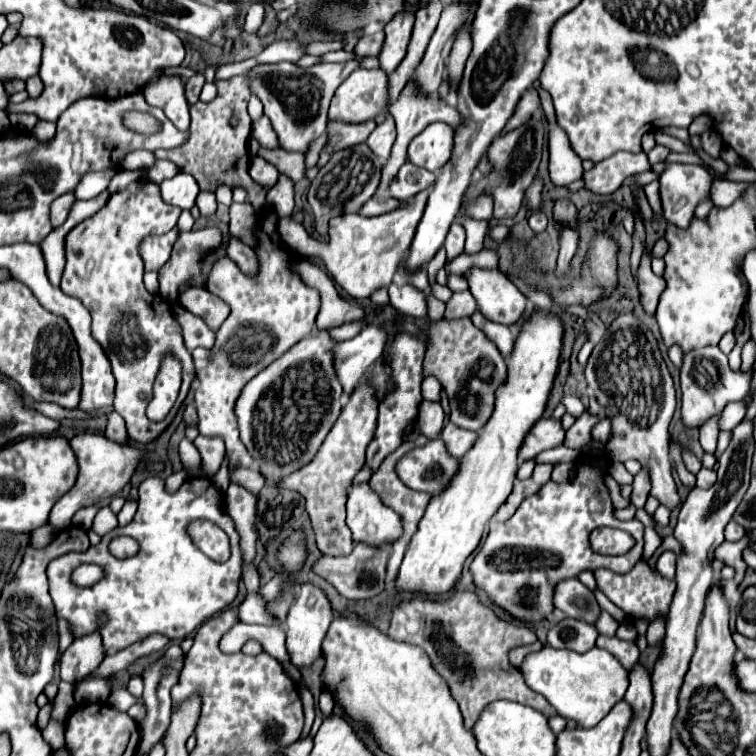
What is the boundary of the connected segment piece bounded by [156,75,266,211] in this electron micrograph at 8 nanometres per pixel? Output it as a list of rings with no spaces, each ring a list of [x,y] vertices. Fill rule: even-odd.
[[[236,75],[230,79],[218,79],[214,83],[218,87],[216,99],[210,103],[198,101],[190,107],[192,125],[190,125],[190,137],[186,139],[186,143],[174,149],[160,149],[156,151],[156,157],[168,159],[176,163],[180,171],[194,175],[194,179],[204,191],[214,191],[216,185],[220,183],[226,183],[230,187],[242,185],[248,191],[248,203],[252,203],[256,211],[260,211],[266,207],[266,191],[260,193],[258,191],[260,185],[254,183],[248,175],[248,163],[250,163],[248,145],[246,145],[246,139],[250,135],[250,117],[246,113],[246,105],[250,99],[248,79],[244,75]],[[232,115],[238,115],[240,119],[238,127],[230,127],[228,119]]]

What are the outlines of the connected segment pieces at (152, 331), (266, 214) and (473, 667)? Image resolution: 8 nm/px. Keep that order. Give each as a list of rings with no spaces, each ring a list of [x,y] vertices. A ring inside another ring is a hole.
[[[134,181],[124,191],[114,193],[96,215],[66,235],[66,267],[60,287],[92,311],[92,335],[108,351],[116,375],[114,411],[124,417],[130,439],[142,445],[154,441],[170,425],[194,379],[194,363],[184,347],[182,329],[174,321],[168,301],[162,299],[154,307],[154,295],[144,287],[144,261],[140,257],[140,243],[150,235],[168,233],[176,225],[178,215],[180,207],[164,203],[156,183]],[[166,353],[174,355],[182,365],[182,387],[178,403],[174,403],[166,419],[154,423],[146,417],[146,407],[152,401],[154,381]]]
[[[268,207],[256,217],[252,229],[256,237],[258,273],[246,275],[230,257],[220,257],[212,263],[208,277],[204,279],[204,289],[220,297],[230,307],[230,315],[216,329],[216,343],[210,349],[208,365],[196,371],[198,389],[194,391],[198,409],[198,431],[204,437],[222,437],[226,445],[228,469],[250,467],[250,455],[240,443],[236,417],[232,407],[242,391],[242,387],[264,371],[272,361],[282,357],[300,339],[312,333],[316,325],[316,315],[320,311],[320,293],[308,287],[302,277],[294,271],[298,255],[284,243],[278,233],[278,211]]]
[[[454,591],[446,601],[424,601],[414,597],[412,601],[400,603],[392,613],[388,633],[394,641],[406,641],[426,651],[432,667],[440,671],[442,679],[446,679],[470,731],[474,729],[484,707],[496,699],[528,705],[546,717],[558,715],[554,707],[548,707],[548,701],[540,693],[528,689],[522,671],[508,659],[512,649],[536,641],[534,631],[500,621],[490,609],[480,605],[478,597],[470,591]]]

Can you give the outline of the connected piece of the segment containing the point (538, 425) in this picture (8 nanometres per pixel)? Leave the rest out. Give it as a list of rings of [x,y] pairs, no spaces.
[[[542,417],[534,423],[532,431],[528,431],[528,435],[524,437],[524,443],[518,451],[518,461],[524,463],[528,459],[534,459],[540,451],[544,449],[552,449],[564,443],[564,427],[560,425],[558,419],[550,419],[550,417]]]

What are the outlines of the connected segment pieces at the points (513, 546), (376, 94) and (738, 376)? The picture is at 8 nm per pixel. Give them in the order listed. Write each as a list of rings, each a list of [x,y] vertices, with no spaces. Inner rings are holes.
[[[602,453],[602,457],[584,455],[576,463],[572,481],[548,481],[536,495],[528,497],[508,521],[490,521],[490,533],[472,559],[470,571],[474,585],[514,619],[520,619],[526,625],[544,621],[554,611],[554,589],[564,579],[596,569],[628,573],[640,561],[644,549],[644,525],[638,519],[616,519],[610,491],[604,481],[608,465],[610,459],[606,453]],[[602,525],[620,527],[634,535],[634,549],[616,557],[594,553],[588,535]]]
[[[354,69],[352,75],[336,89],[332,103],[330,103],[330,119],[342,121],[342,123],[364,123],[374,119],[380,113],[388,113],[390,107],[390,95],[388,95],[390,79],[388,73],[382,69]]]
[[[706,345],[698,347],[690,353],[684,355],[684,363],[680,369],[680,389],[682,389],[682,421],[688,427],[700,427],[704,421],[708,421],[712,415],[720,413],[728,401],[742,401],[748,383],[750,383],[752,371],[750,373],[740,373],[740,371],[730,371],[728,367],[728,357],[720,351],[718,345]]]

